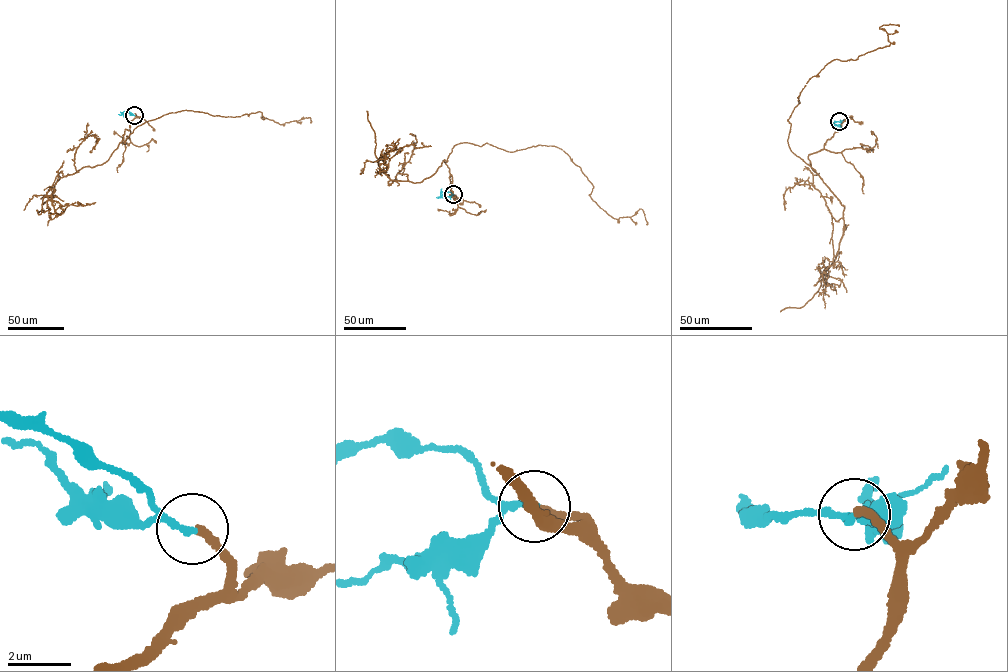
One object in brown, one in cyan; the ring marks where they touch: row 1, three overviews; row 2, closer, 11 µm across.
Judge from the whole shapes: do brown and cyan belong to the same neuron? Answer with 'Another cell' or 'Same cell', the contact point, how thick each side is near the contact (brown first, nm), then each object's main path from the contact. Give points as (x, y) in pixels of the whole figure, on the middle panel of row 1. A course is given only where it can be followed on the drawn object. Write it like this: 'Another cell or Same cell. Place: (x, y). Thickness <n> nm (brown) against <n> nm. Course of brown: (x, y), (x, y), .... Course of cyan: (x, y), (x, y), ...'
Another cell. Place: (453, 194). Thickness 260 nm (brown) against 160 nm. Course of brown: (453, 194), (443, 160), (455, 145), (554, 146), (580, 166), (600, 208), (618, 219), (642, 209), (646, 224). Course of cyan: (453, 194), (442, 191), (441, 197), (436, 197)

